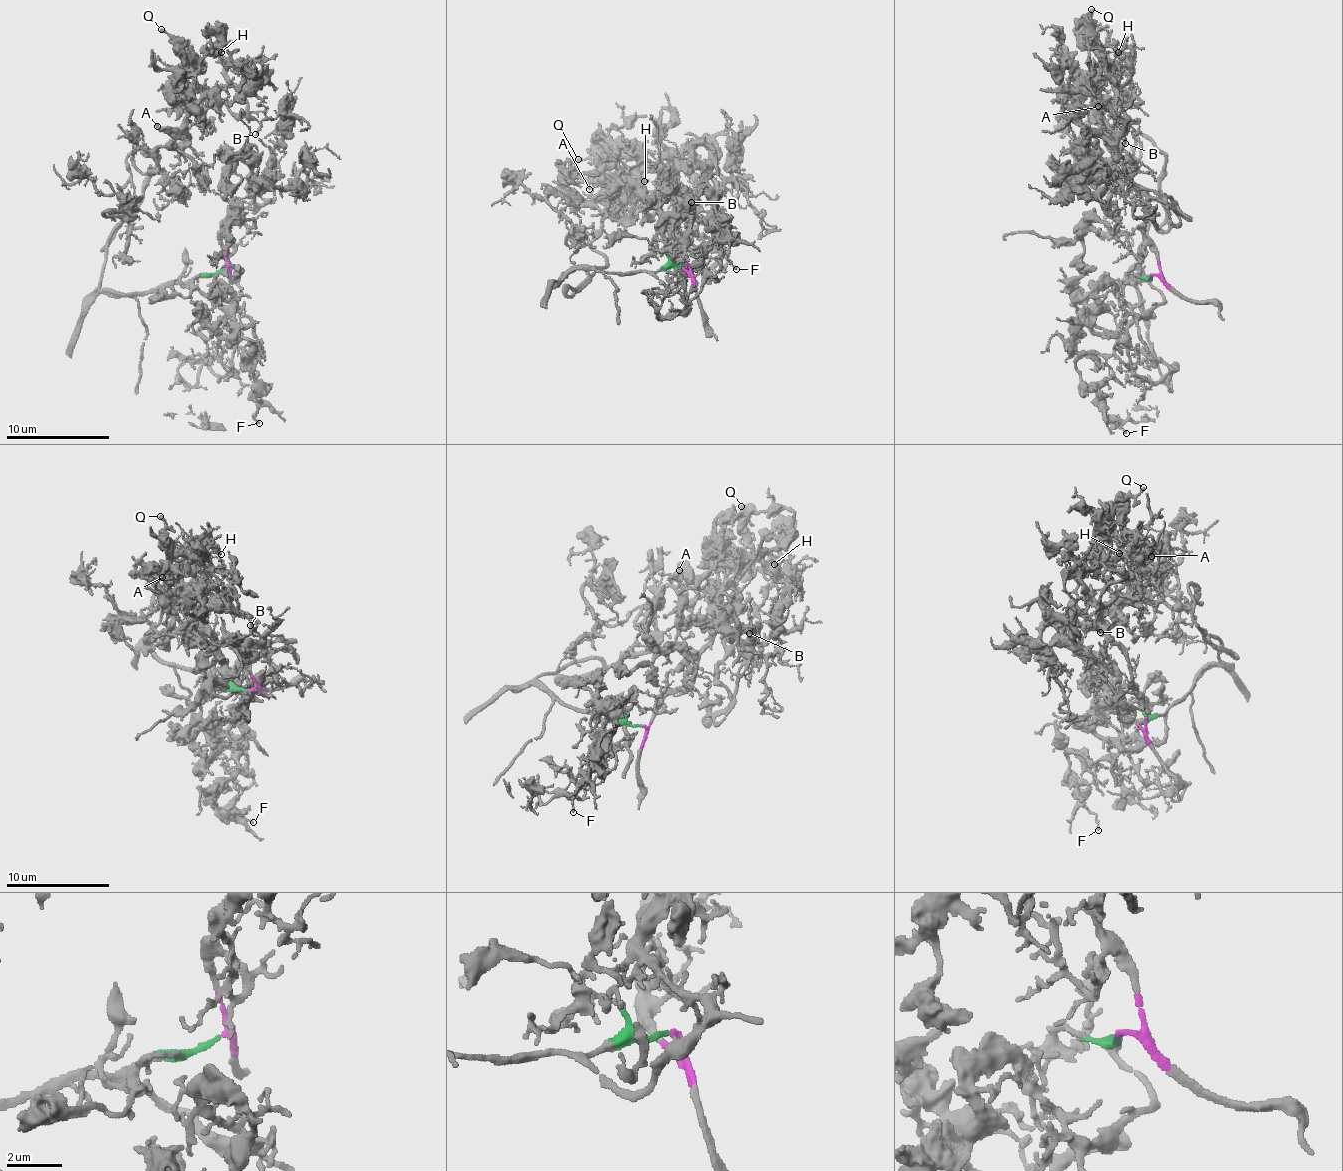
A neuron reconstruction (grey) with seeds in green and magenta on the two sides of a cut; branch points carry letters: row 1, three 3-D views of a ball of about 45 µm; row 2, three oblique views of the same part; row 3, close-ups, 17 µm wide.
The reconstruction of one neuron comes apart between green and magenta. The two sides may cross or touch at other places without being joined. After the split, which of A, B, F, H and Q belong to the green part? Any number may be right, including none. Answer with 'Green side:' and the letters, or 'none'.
Green side: A, B, F, H, Q

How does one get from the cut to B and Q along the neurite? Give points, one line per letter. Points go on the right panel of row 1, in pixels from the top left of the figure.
B: (1150, 276), (1132, 273), (1164, 156), (1139, 132), (1136, 160), (1114, 157), (1100, 112), (1124, 91), (1126, 143)
Q: (1150, 276), (1132, 273), (1164, 156), (1139, 132), (1136, 160), (1116, 157), (1092, 8)

